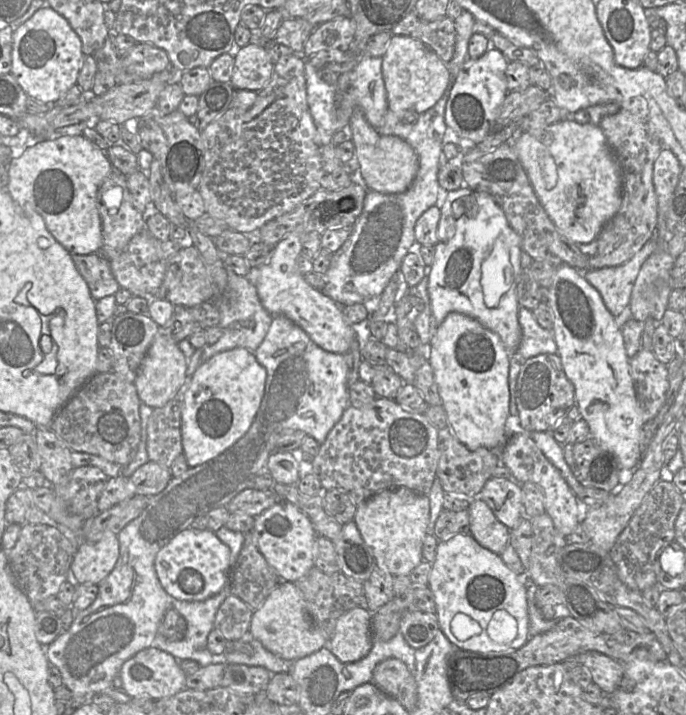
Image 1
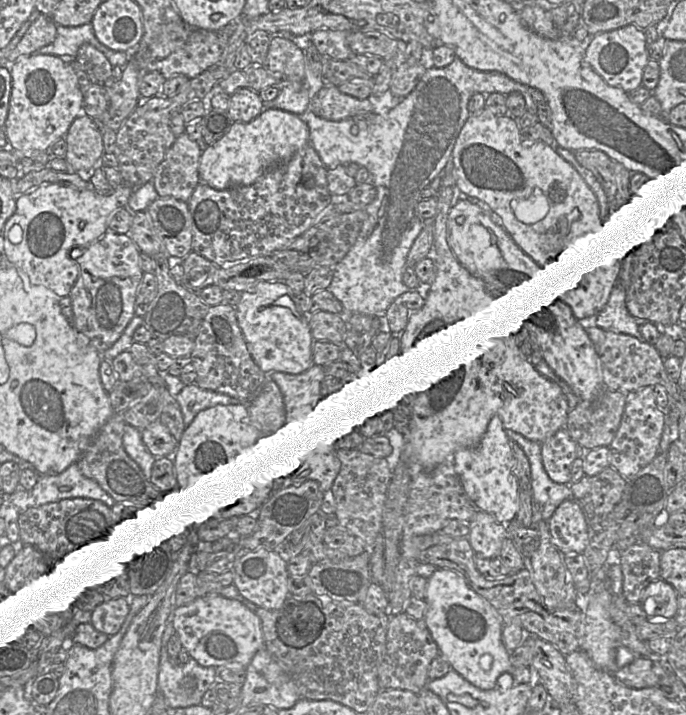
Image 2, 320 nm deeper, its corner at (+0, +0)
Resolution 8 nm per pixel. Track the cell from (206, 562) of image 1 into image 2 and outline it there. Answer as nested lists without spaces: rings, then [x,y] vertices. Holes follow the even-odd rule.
[[[211,593],[175,607],[173,626],[181,644],[201,666],[247,668],[255,653],[265,646],[259,616],[236,599]]]

